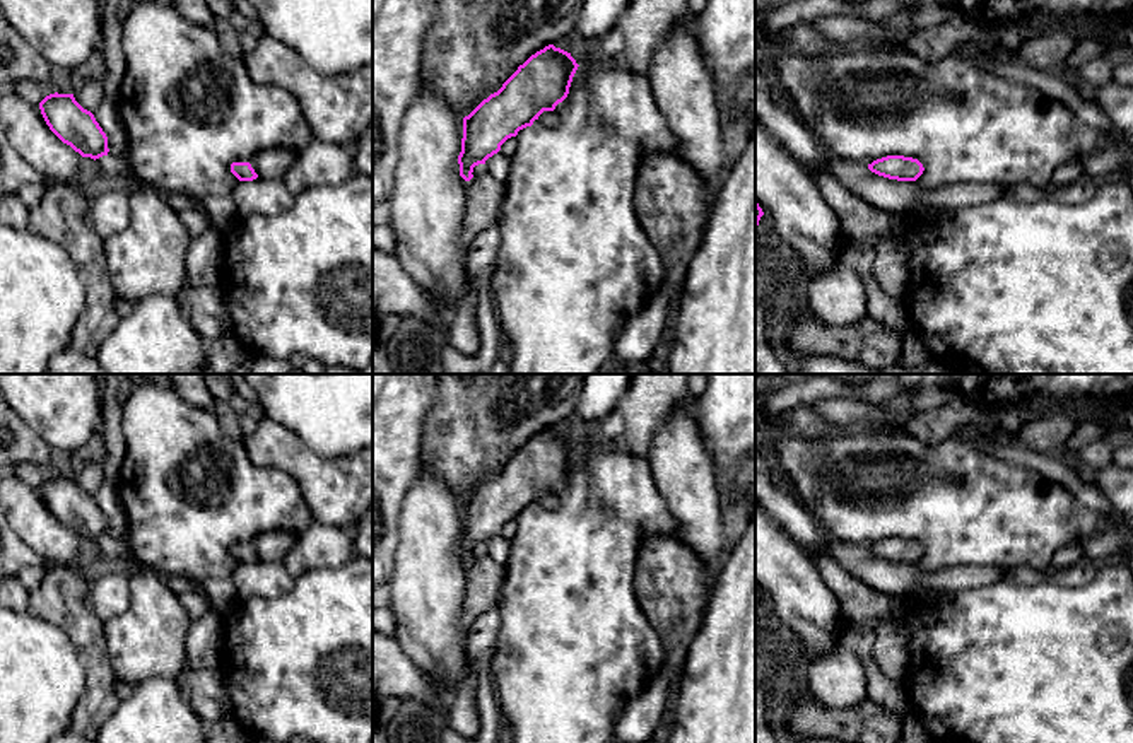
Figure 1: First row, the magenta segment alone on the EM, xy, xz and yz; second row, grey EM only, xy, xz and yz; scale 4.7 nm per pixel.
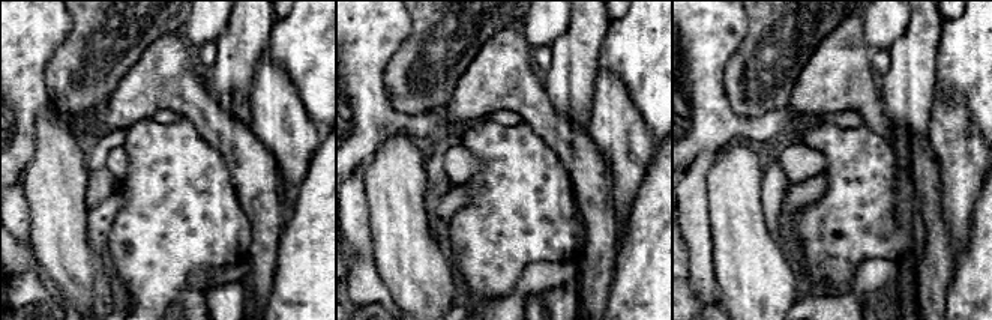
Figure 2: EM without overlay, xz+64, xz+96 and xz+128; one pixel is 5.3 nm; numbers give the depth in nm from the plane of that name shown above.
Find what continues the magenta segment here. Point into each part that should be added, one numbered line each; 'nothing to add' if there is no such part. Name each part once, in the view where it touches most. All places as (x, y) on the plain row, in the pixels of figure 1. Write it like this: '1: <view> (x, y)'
1: xy (269, 547)

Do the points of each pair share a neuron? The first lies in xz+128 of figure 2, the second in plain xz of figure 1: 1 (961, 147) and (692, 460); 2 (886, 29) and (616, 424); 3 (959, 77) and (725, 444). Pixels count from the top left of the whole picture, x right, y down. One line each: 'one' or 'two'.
1: one
2: two
3: one

